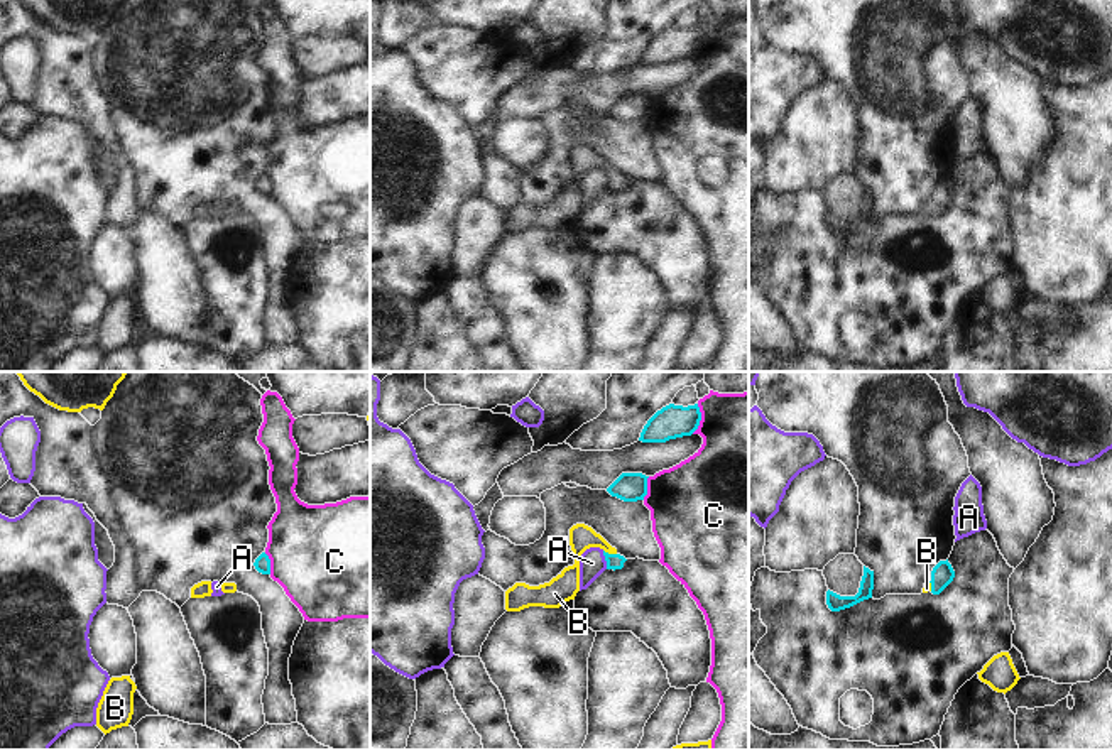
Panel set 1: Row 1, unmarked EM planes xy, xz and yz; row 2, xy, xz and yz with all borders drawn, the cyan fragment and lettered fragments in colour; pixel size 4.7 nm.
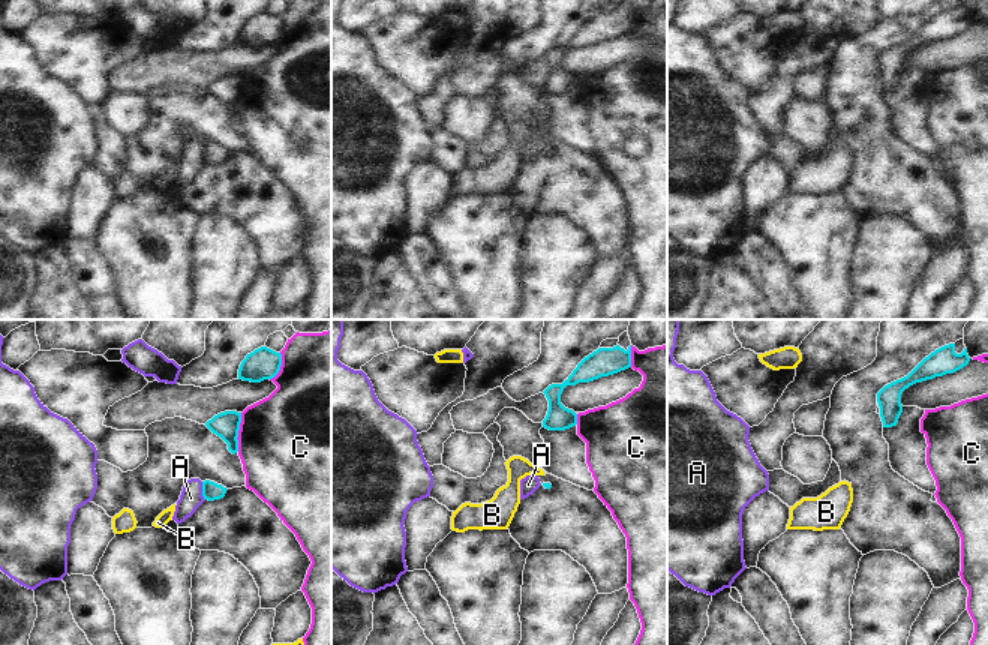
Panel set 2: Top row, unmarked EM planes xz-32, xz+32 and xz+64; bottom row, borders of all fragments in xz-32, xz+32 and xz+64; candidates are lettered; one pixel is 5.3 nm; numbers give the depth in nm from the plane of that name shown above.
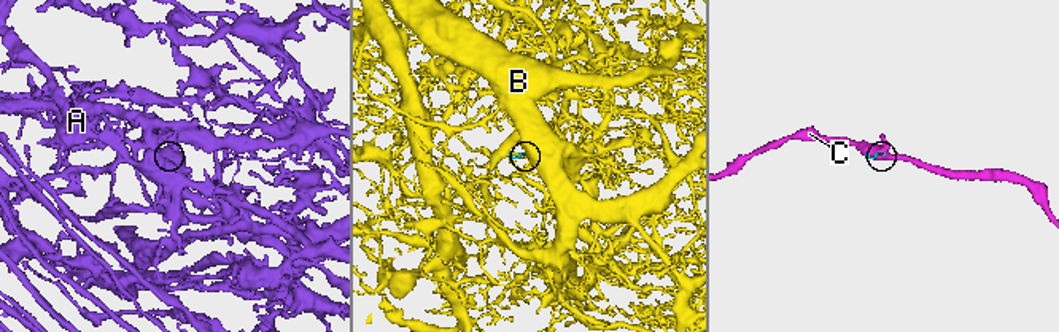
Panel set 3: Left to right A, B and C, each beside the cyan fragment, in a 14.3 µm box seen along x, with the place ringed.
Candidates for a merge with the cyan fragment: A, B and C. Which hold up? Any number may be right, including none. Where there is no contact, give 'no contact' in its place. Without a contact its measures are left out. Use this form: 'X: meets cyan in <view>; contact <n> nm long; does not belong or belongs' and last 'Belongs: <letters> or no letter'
A: meets cyan in xz; contact 90 nm long; does not belong
B: meets cyan in xz; contact 70 nm long; belongs
C: meets cyan in xz; contact 150 nm long; does not belong
Belongs: B

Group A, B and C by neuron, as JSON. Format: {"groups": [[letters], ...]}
{"groups": [["A"], ["B"], ["C"]]}

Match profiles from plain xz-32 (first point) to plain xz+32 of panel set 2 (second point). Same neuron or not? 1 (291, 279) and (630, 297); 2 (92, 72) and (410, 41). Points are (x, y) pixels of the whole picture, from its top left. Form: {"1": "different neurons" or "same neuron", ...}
{"1": "same neuron", "2": "same neuron"}

